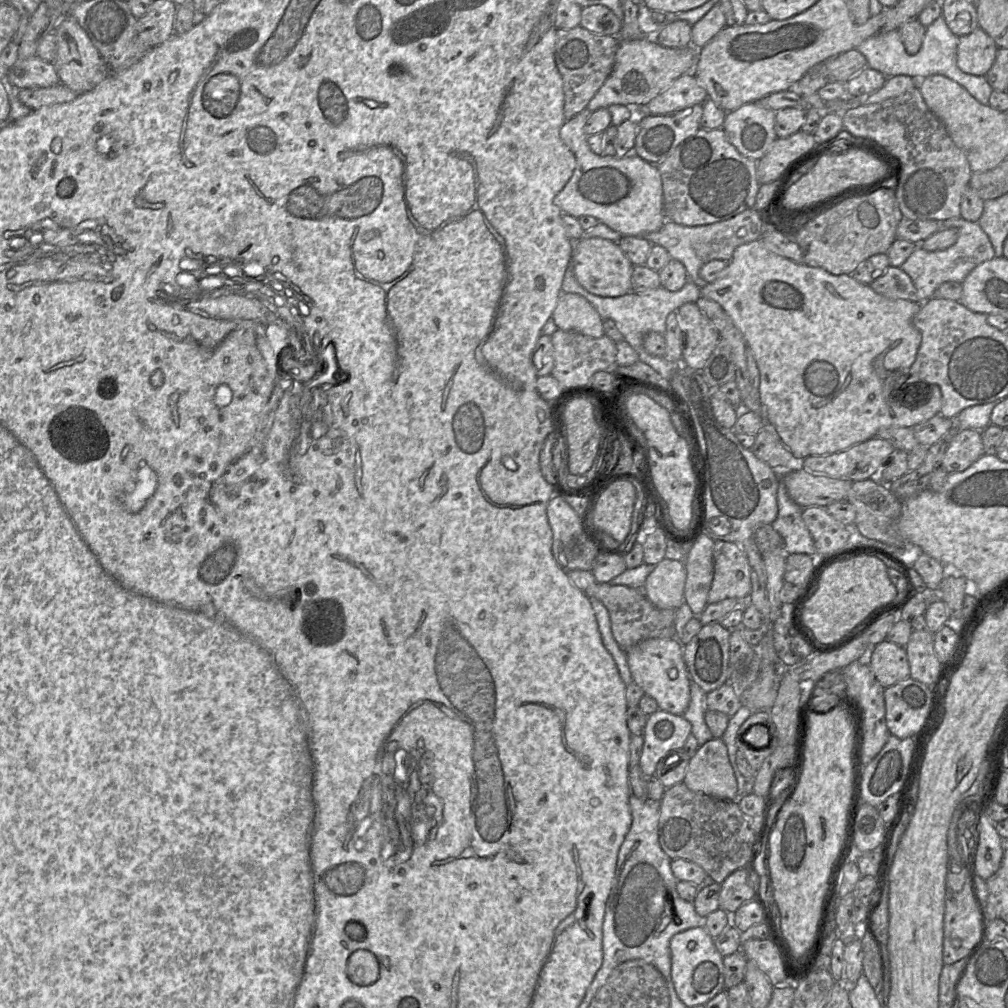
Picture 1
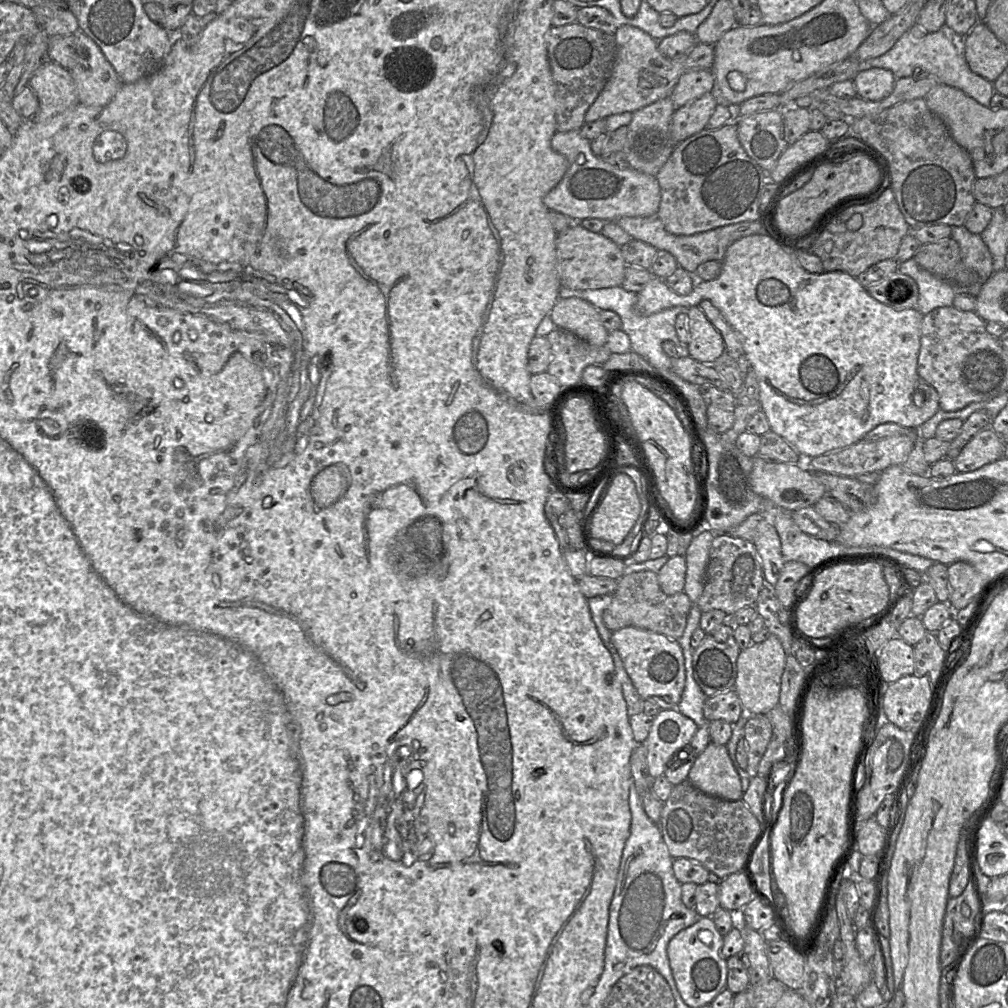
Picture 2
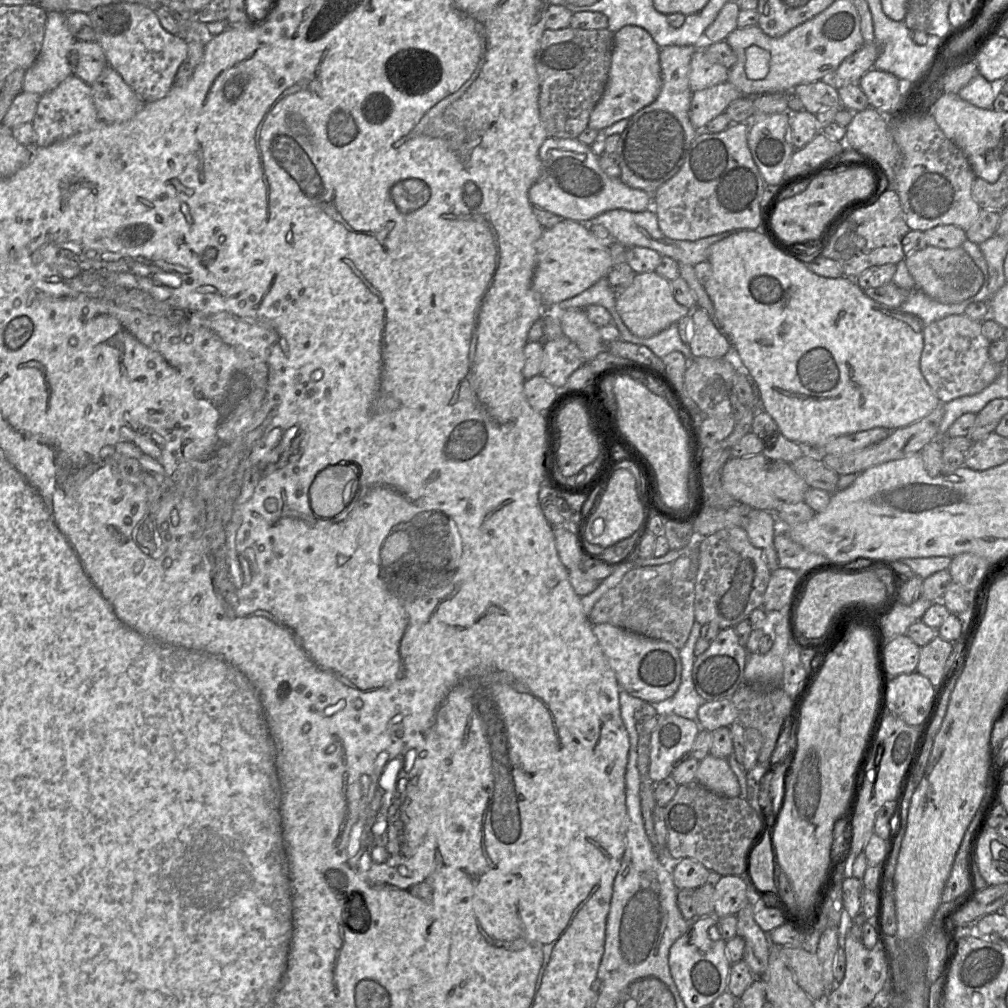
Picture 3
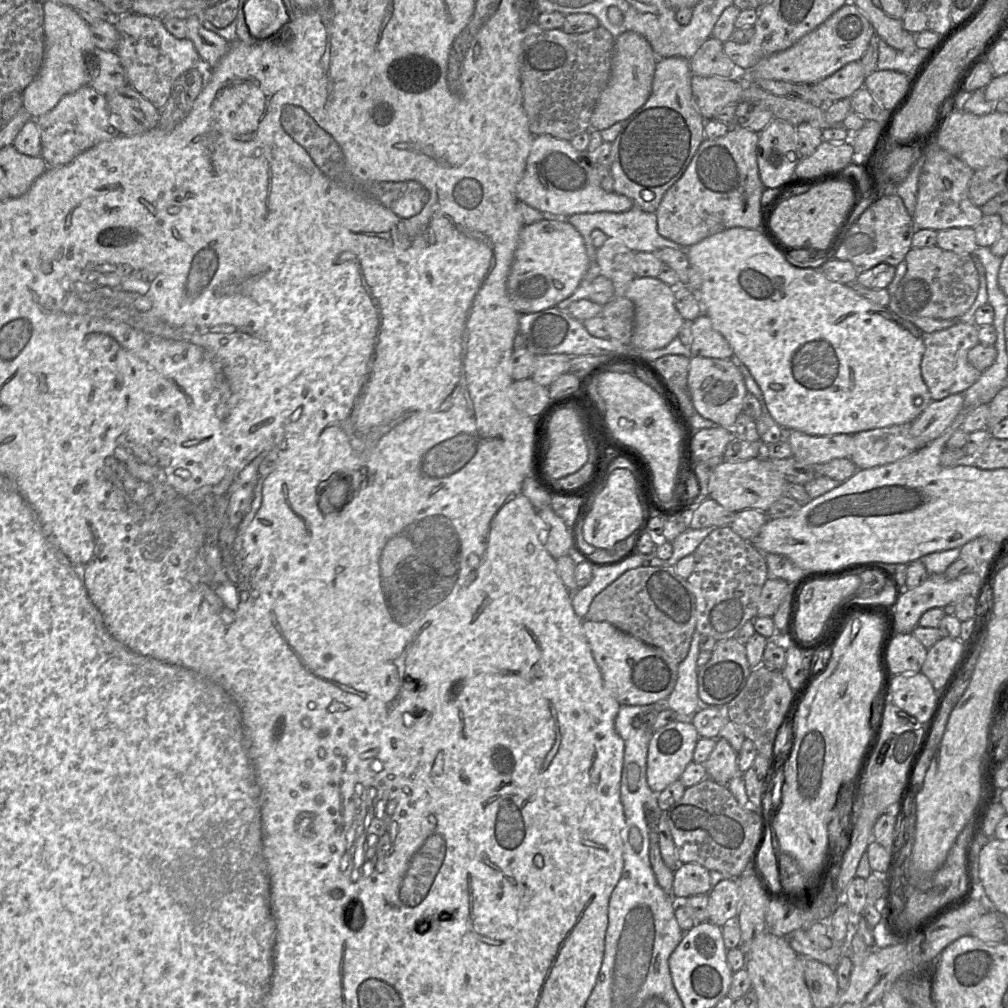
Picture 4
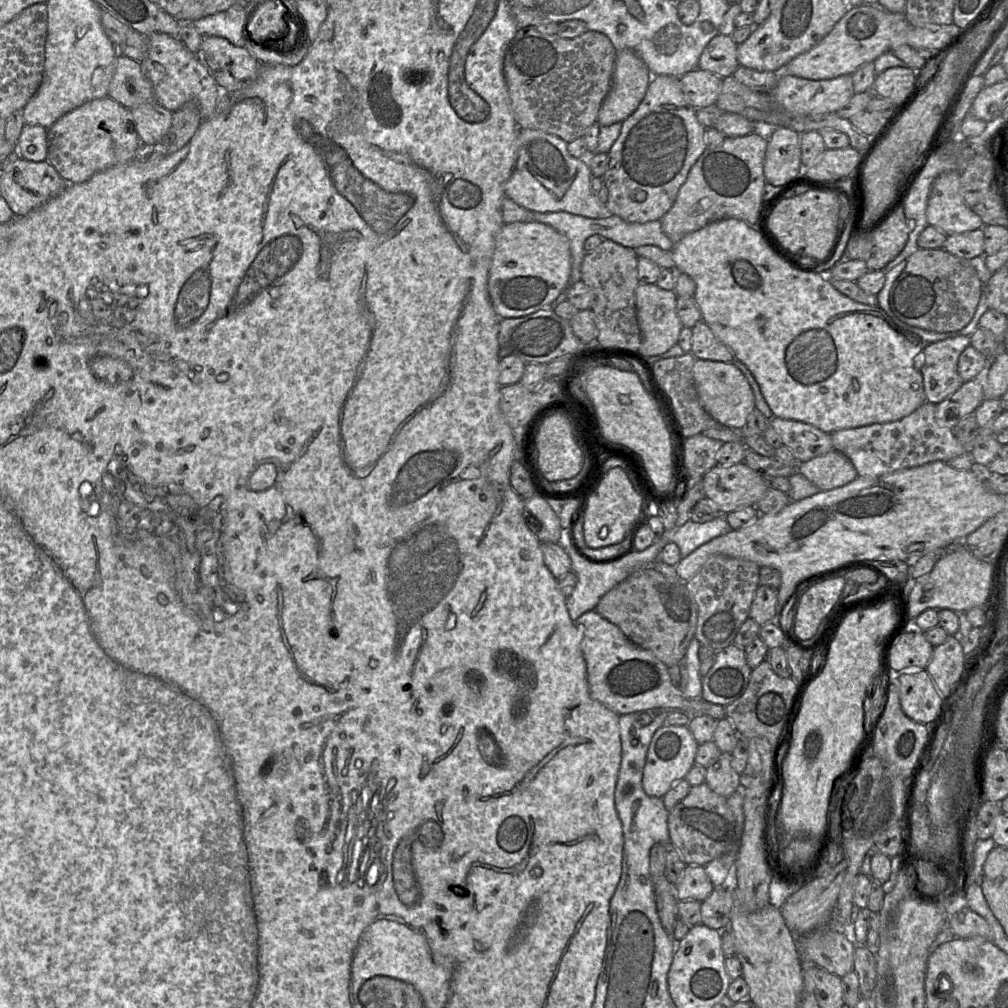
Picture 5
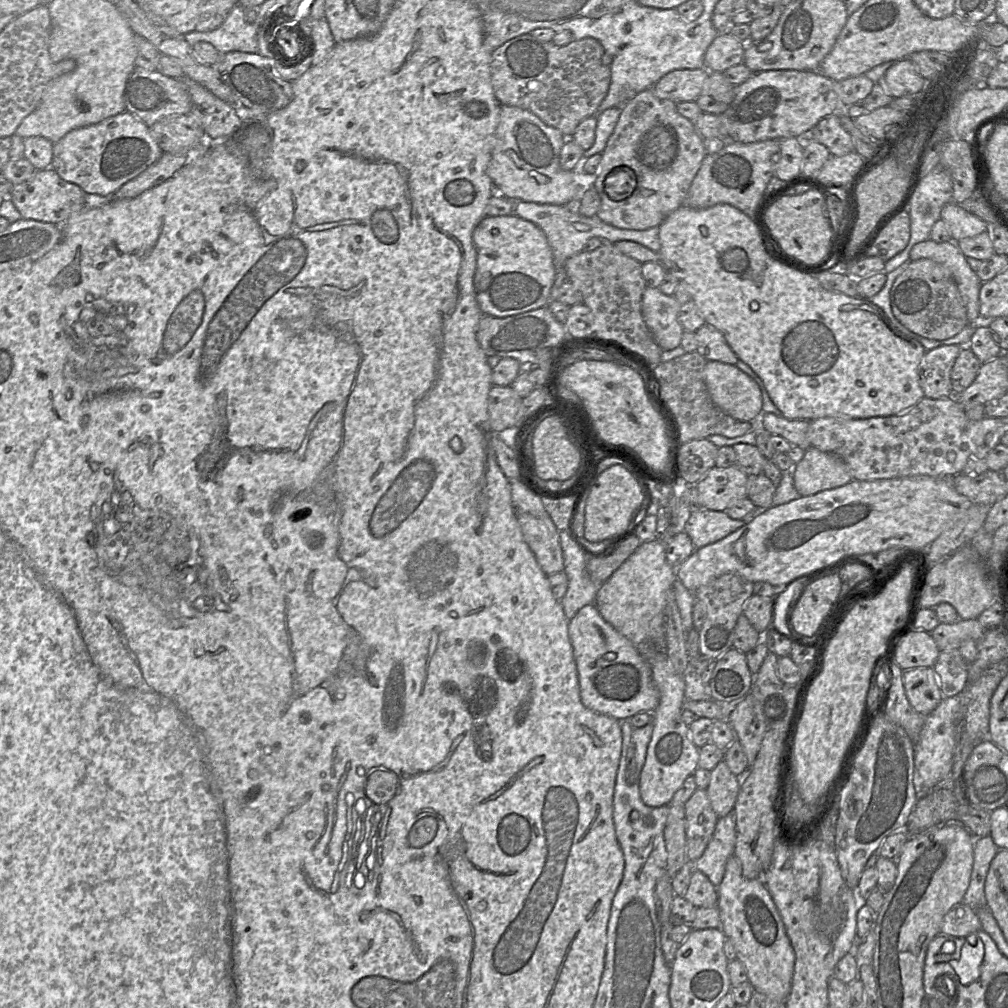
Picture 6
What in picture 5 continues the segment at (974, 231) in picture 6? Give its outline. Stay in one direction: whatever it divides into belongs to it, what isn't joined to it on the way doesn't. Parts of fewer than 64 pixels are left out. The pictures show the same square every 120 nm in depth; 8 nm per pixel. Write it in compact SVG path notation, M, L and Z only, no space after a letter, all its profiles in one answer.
M958 170L945 171L934 180L928 198L926 217L929 225L938 228L946 236L973 231L984 226L982 219L964 202L960 193Z

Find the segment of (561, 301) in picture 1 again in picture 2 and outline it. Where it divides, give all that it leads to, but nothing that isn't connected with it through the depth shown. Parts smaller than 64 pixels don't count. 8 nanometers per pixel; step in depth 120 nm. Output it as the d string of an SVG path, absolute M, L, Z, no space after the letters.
M579 298L559 299L549 315L554 325L568 330L594 346L605 346L608 331L599 318L599 309Z

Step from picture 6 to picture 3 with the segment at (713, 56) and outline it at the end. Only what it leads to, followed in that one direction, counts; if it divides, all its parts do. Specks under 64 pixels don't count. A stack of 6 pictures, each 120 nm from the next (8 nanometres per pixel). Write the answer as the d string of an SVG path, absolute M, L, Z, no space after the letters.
M698 47L690 62L689 85L692 92L703 90L728 80L728 68L711 61L704 49Z

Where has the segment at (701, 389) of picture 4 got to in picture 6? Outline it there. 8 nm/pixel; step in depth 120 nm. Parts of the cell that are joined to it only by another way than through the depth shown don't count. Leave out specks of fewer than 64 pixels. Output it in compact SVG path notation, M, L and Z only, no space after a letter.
M707 361L703 379L713 403L743 422L759 421L762 394L758 384L736 365Z

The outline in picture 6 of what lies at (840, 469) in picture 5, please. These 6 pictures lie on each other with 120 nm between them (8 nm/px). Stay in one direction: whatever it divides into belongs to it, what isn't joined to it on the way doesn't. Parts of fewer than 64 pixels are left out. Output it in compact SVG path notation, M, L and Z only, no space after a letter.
M814 447L805 450L802 460L794 466L792 476L794 486L800 496L810 496L824 490L841 487L853 480L849 467L840 457Z

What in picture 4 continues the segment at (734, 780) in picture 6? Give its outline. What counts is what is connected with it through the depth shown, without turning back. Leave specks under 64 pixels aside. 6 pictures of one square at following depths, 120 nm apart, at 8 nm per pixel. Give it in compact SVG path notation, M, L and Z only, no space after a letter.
M718 737L714 749L704 763L707 777L720 785L727 785L740 773L737 766L737 754L726 739Z

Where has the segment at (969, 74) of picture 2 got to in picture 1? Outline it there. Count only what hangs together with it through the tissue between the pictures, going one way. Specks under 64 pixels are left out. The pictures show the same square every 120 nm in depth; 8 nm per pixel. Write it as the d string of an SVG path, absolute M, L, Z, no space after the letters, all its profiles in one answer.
M941 15L926 28L921 48L914 55L906 52L898 30L879 32L862 42L856 50L866 58L868 67L881 72L886 77L906 75L921 80L932 75L942 75L964 87L979 103L988 105L993 89L985 76L970 75L959 69L957 65L958 43L959 37L952 33Z

